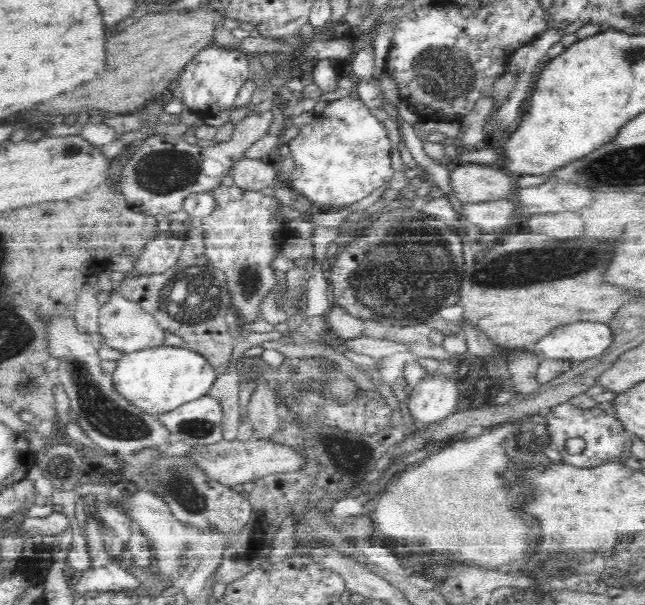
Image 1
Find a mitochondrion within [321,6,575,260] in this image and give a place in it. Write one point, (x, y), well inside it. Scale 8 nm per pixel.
(444, 72)

